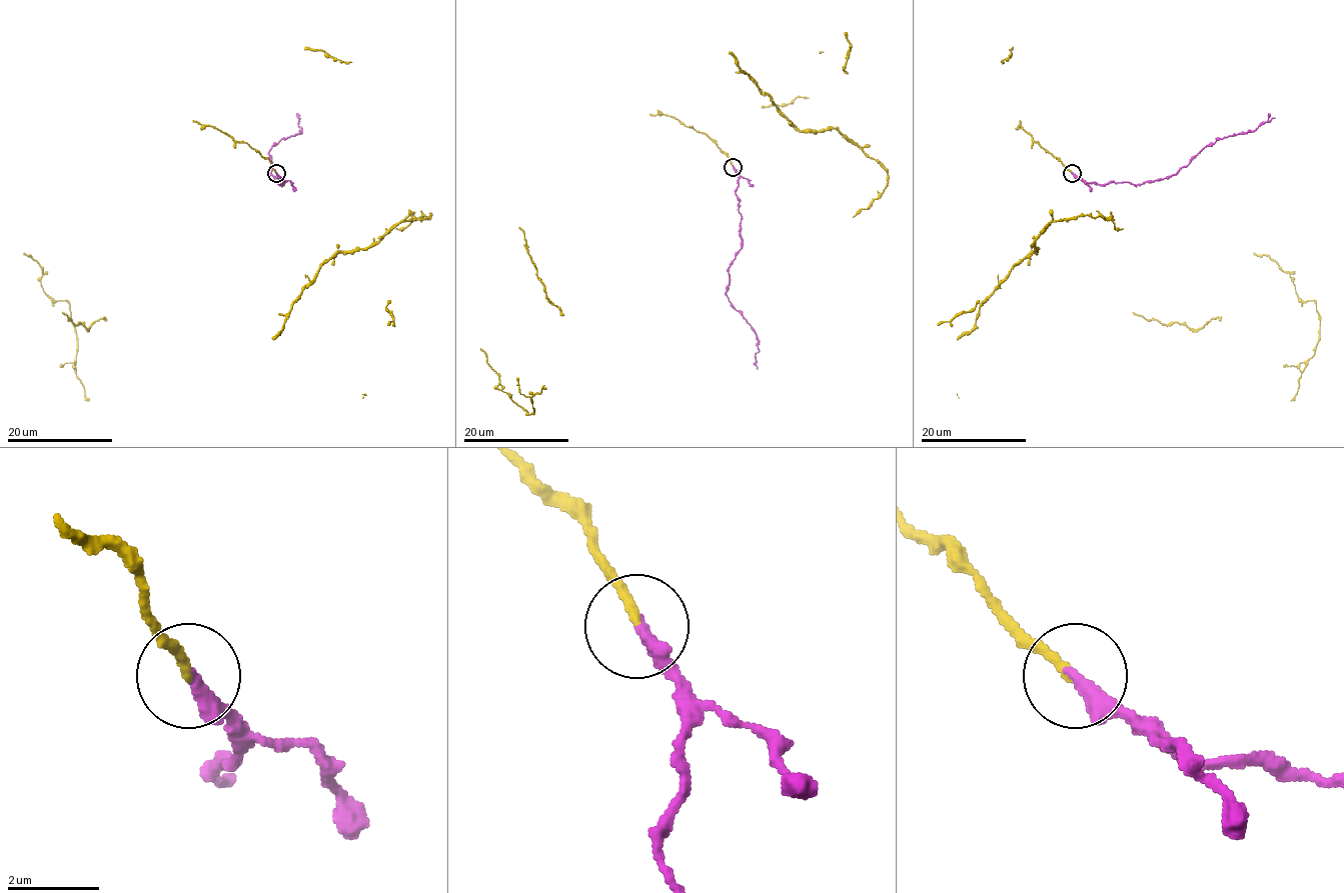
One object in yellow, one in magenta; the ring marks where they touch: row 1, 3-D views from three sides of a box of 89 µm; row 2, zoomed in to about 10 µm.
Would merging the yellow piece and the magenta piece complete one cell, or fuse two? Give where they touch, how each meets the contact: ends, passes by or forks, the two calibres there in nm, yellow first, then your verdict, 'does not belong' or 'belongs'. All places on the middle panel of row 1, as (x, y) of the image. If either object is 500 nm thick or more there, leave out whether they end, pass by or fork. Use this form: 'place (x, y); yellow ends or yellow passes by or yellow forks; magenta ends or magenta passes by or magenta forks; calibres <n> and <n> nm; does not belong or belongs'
place (733, 167); yellow ends; magenta ends; calibres 190 and 340 nm; belongs

